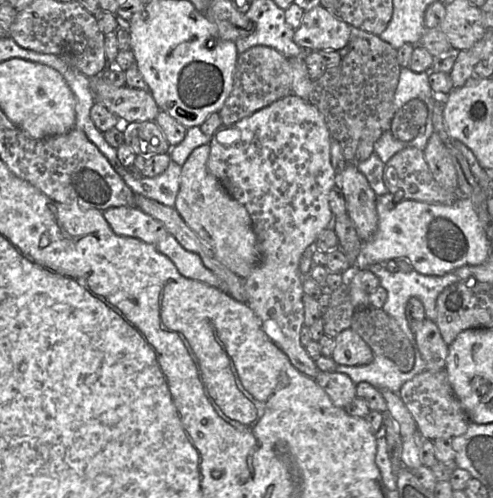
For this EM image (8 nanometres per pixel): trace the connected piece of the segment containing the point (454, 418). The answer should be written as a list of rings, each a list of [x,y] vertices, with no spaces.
[[[445,368],[440,371],[423,371],[404,383],[398,394],[424,439],[454,438],[467,431],[470,420],[454,394]]]

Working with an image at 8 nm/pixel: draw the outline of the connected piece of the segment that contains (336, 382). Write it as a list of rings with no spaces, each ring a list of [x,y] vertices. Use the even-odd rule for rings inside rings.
[[[320,371],[314,380],[337,407],[345,408],[356,397],[356,384],[344,373]]]

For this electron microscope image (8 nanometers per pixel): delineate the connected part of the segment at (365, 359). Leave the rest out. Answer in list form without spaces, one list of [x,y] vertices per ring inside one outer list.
[[[352,328],[345,329],[334,339],[335,347],[331,357],[338,365],[358,366],[373,361],[373,351]]]

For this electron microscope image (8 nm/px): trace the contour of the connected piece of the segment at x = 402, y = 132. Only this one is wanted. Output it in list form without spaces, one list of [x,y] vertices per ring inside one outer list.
[[[412,99],[395,113],[390,130],[396,139],[411,141],[419,134],[427,117],[426,103],[421,99]]]

